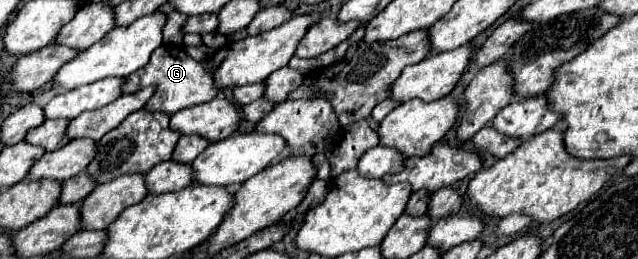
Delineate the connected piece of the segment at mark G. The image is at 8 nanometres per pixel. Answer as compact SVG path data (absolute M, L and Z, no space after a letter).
M165 44L159 46L151 54L151 60L147 62L147 66L143 66L141 70L127 76L123 94L137 92L137 90L141 90L149 84L155 84L157 92L145 104L145 110L151 110L151 112L159 110L159 112L165 112L165 114L175 114L183 108L209 102L221 92L221 88L217 88L217 84L213 82L213 72L209 70L209 62L205 62L205 60L197 62L181 46L165 46Z

